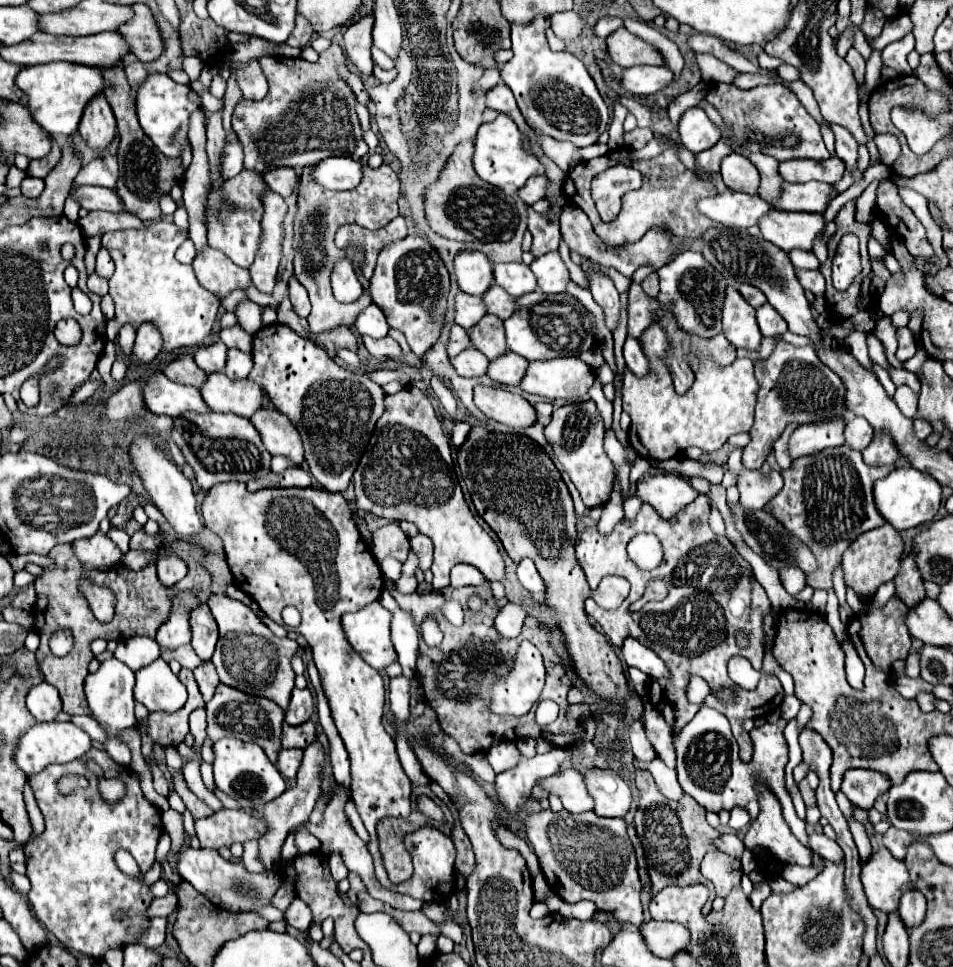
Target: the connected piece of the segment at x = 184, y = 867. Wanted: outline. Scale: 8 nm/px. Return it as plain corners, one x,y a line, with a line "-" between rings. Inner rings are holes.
184,845
182,851
178,853
176,871
196,891
200,891
212,903
216,903
218,907
224,907
228,911
256,911
256,907
270,903
270,897
282,885
280,875
274,871
266,871
266,873
258,873
258,875
248,873
244,869
244,865
222,859
216,849
194,849
190,845

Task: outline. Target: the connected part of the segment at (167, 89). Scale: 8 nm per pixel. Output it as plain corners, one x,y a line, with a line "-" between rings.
152,73
138,87
136,107
138,107
140,127
154,141
154,145
166,157
178,157
180,155
180,143
188,141
188,137
186,137
188,117
194,109
198,109
202,105
200,105
200,97
190,89
190,85
178,85
164,73

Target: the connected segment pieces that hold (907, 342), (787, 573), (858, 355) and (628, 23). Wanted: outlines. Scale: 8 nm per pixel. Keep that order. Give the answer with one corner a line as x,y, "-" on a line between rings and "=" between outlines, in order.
908,327
899,328
898,334
896,359
898,359
898,361
908,361
908,359
916,353
916,341
914,341
914,335
=
788,565
779,571
780,581
786,591
796,597
805,587
805,574
797,565
=
852,331
846,339
844,339
846,349
850,349
850,353
854,355
854,359
868,371
872,371
874,363
868,355
868,345
866,345
866,333
864,331
=
624,17
624,27
630,33
638,35
640,39
644,39
648,45
652,45
662,55
664,65
674,73
674,81
680,79
682,69
684,69
684,57
680,55
680,51
678,51
678,47
676,47
674,41
670,41
658,29
652,29
644,21
636,21
636,19
630,19
630,17

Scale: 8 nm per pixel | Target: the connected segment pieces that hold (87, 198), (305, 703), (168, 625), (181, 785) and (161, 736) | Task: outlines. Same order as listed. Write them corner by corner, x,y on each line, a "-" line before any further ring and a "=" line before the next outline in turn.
92,185
78,187
76,199
88,211
110,211
110,213
124,211
124,203
118,197
118,193
114,189
108,189
108,187
92,187
=
294,689
292,691
292,699
290,699
290,705
286,709
286,715
284,715
284,721
290,723
290,725
302,725
310,719
314,707
312,707
312,695
308,689
300,691
300,689
=
192,591
180,593
174,599
174,611
170,615
170,619
160,625
156,641
160,647
164,649
178,649
182,645
190,643
190,627
188,627
188,607
196,607
196,595
192,595
=
176,771
174,773
174,791
182,797
182,801
184,801
184,805
192,811
192,815
194,815
194,819
200,819
200,817
208,817
208,815
212,815
214,811
202,801
202,799
198,799
188,787
186,787
186,783
184,783
184,779
182,779
182,773
180,771
=
182,669
178,673
178,677
182,679
182,683
188,689
188,701
180,711
172,713
172,715
164,715
164,713
150,713
148,715
146,735
152,739
154,747
168,747
168,745
182,743
188,733
188,715
194,709
204,707
204,701
202,701
202,695
198,691
198,685
194,681
192,671

